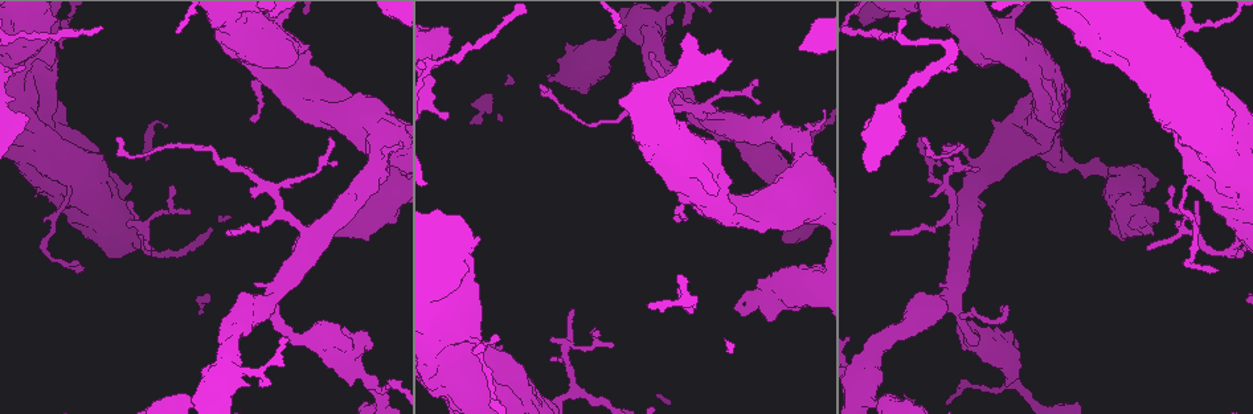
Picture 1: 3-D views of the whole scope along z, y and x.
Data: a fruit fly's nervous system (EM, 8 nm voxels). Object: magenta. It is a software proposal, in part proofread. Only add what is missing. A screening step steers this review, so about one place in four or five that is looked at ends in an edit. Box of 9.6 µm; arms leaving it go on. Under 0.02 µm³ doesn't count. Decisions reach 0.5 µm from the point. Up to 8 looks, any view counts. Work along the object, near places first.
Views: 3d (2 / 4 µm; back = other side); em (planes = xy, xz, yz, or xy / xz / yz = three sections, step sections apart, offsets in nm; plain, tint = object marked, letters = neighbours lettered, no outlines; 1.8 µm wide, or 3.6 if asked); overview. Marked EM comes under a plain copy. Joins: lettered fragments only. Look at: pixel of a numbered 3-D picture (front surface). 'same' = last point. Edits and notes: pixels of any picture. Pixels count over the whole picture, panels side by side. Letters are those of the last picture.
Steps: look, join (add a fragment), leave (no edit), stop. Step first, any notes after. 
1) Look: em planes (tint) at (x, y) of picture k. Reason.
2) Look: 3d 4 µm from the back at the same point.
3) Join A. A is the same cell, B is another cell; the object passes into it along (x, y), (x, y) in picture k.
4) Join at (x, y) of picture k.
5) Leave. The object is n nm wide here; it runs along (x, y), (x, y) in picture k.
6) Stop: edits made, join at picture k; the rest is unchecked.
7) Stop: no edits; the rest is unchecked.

Look: em 3.6 µm xz step 8 (tint) at (347, 363) of picture 1. Arms part here.

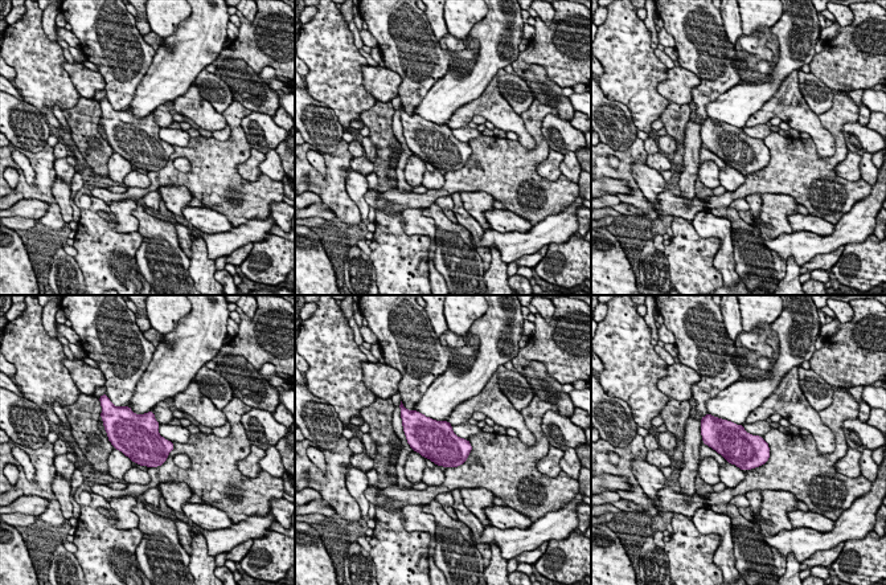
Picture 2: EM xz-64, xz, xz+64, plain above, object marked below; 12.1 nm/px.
Look: em 3.6 µm planes (letters) at the same point.

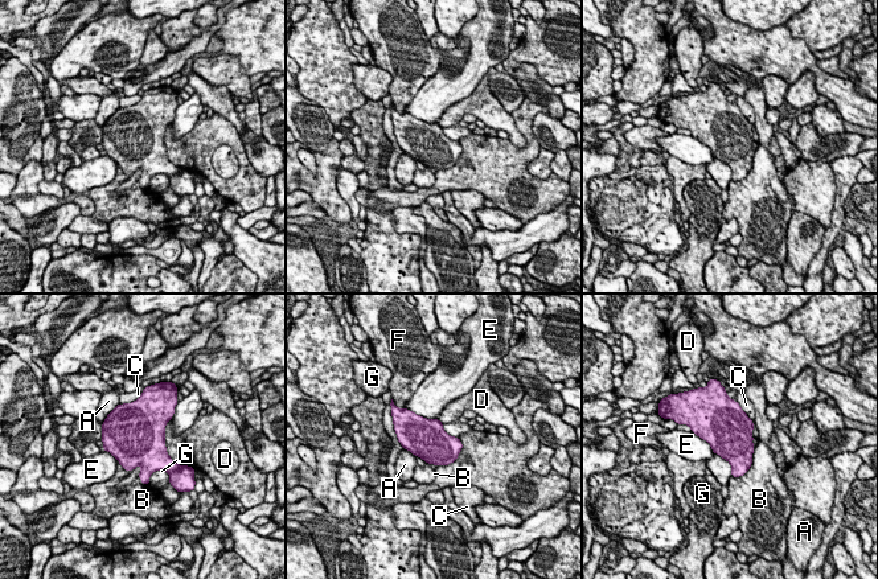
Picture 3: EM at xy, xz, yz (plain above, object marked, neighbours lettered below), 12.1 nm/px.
Leave. A, B, C, D, E, F and G are other cells; a border runs along (403, 407), (423, 417), (437, 419) in picture 3; none of them fits.

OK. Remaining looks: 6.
Look: em 3.6 µm planes (letters) at (863, 384) of picture 1. Thick turns thin.

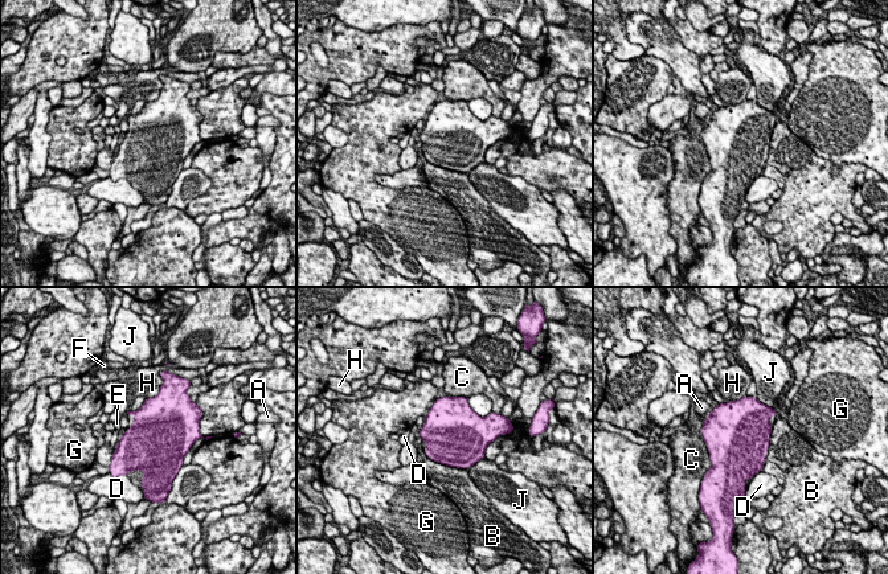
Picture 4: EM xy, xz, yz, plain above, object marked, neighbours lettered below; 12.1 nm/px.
Leave. A, B, C, D, E, F, G, H and J are other cells; a border runs along (437, 398), (425, 415) in picture 4; none of them fits.

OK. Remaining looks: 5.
Look: 3d 2 µm at (921, 136) of picture 1. Thin end.

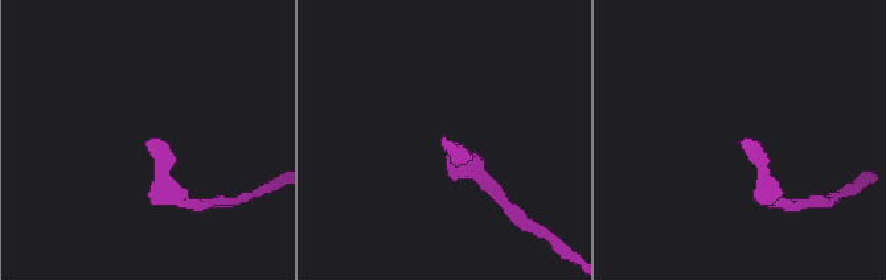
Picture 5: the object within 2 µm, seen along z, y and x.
Look: em planes (letters) at (738, 142) of picture 5.

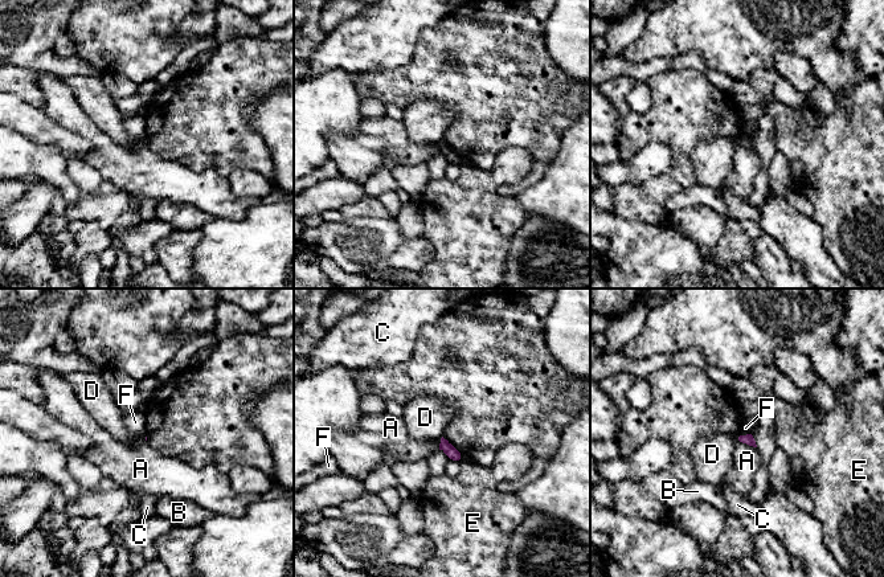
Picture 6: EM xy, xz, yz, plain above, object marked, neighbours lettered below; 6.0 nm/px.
Leave. The longest contact is with A, 120 nm; A, B, C, D, E and F are other cells; none of them fits.

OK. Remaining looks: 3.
Look: 3d 2 µm at (446, 112) of picture 1. An open end.

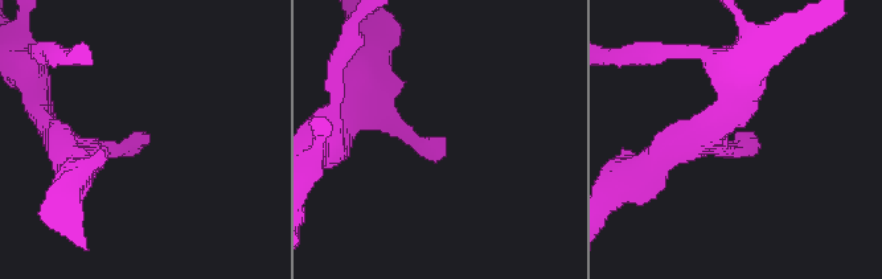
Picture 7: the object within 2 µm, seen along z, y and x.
Look: em planes (letters) at (432, 139) of picture 7. Need the tissue.

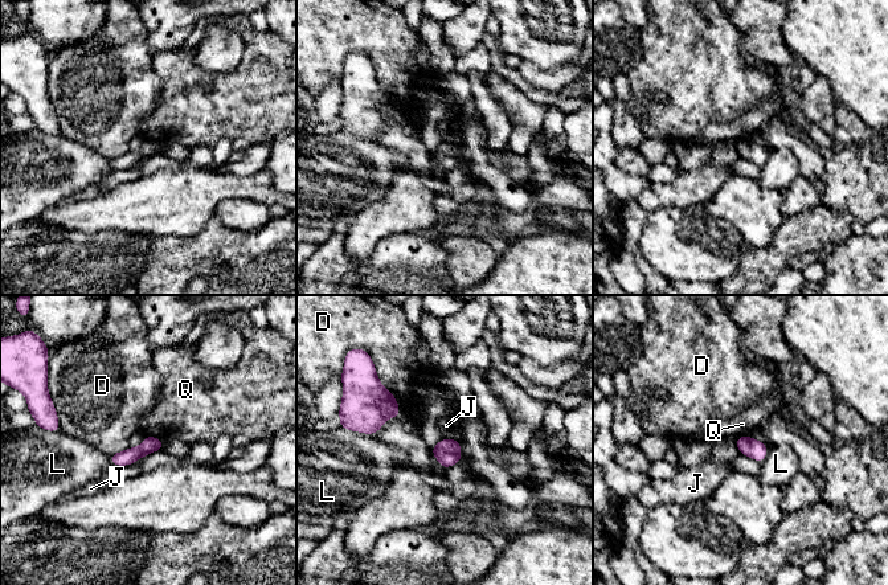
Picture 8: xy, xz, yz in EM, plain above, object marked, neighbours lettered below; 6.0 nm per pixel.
Leave. D, J, L and Q are other cells; a border runs along (444, 437), (457, 440) in picture 8; no lettered fragment goes on from it.

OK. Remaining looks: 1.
Stop: no edits; the rest is unchecked.

